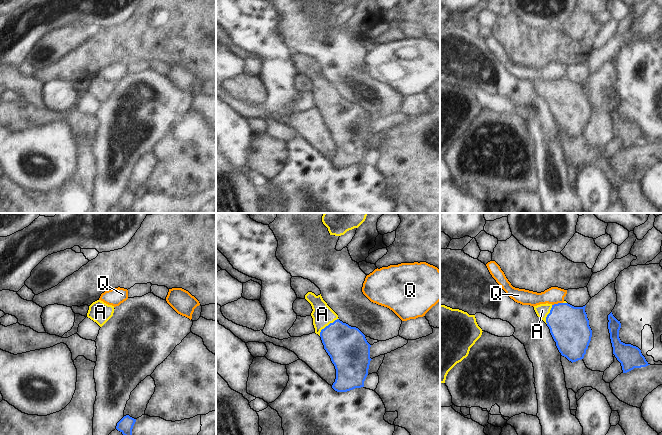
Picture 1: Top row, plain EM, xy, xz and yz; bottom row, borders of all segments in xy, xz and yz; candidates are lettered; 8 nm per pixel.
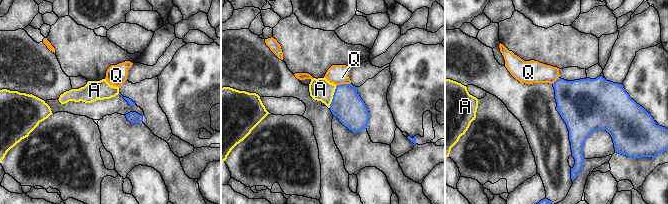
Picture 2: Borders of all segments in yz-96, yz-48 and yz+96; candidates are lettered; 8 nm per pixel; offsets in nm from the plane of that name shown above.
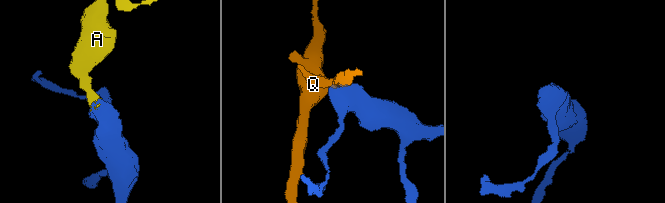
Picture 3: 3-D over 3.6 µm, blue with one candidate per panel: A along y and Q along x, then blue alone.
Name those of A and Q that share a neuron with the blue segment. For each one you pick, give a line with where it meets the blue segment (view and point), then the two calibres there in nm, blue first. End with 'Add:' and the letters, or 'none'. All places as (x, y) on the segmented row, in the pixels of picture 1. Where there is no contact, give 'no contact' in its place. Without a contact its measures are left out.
A: xz (328, 325) | 320/170 nm
Add: A

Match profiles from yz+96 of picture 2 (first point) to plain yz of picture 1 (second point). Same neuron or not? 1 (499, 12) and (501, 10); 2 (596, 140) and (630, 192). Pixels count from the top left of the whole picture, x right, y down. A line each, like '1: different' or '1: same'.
1: same
2: different

